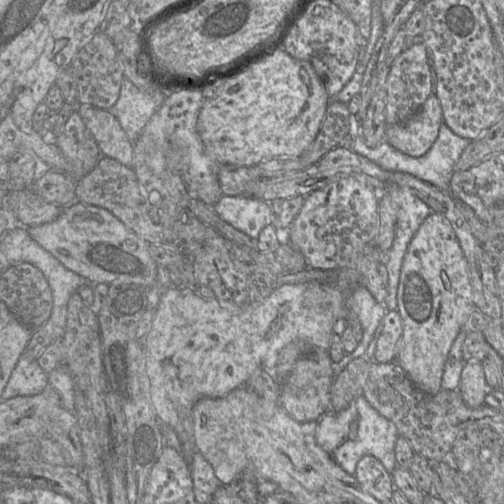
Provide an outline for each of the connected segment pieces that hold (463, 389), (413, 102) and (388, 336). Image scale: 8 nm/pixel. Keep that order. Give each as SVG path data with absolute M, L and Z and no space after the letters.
M482 361L465 362L458 390L468 407L478 408L484 404L490 388L485 378Z
M422 42L415 43L402 51L390 66L387 87L385 119L387 125L401 124L413 117L432 94L432 78L429 56Z
M387 311L383 318L383 330L377 341L374 360L377 363L394 362L402 335L403 325L399 312Z

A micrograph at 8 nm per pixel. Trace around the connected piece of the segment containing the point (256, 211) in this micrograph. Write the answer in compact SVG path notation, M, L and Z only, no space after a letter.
M223 195L214 210L222 220L253 240L257 240L265 226L272 224L270 205L251 196Z

